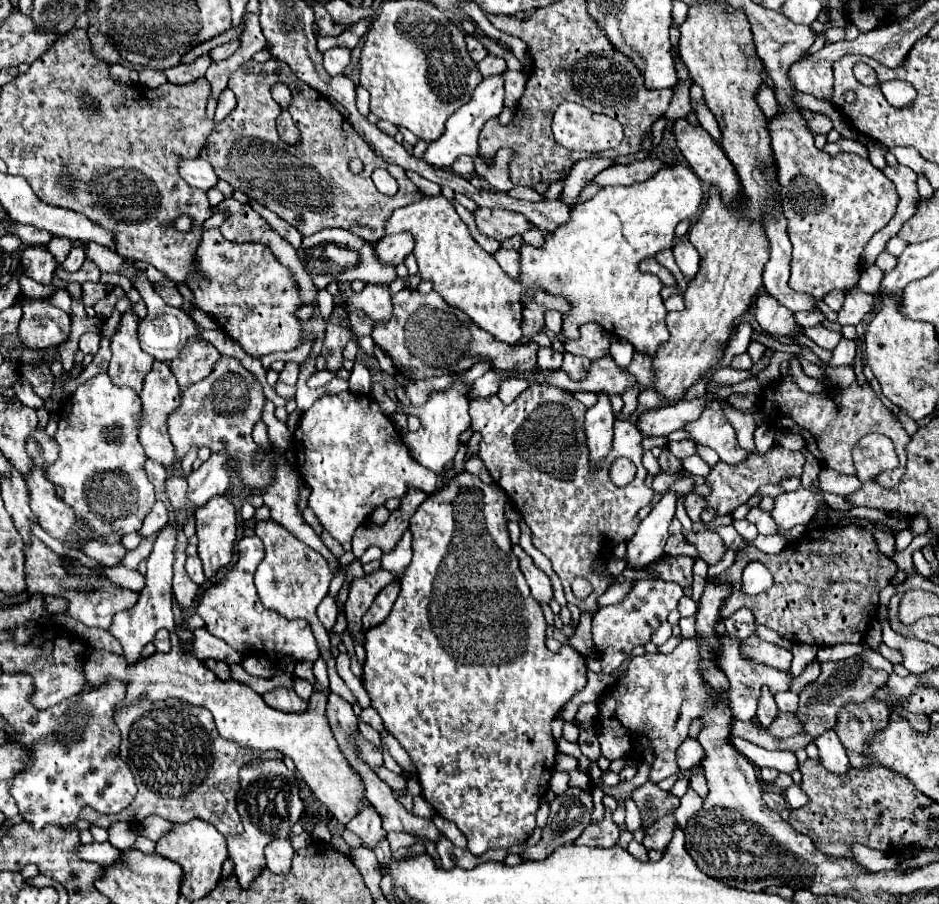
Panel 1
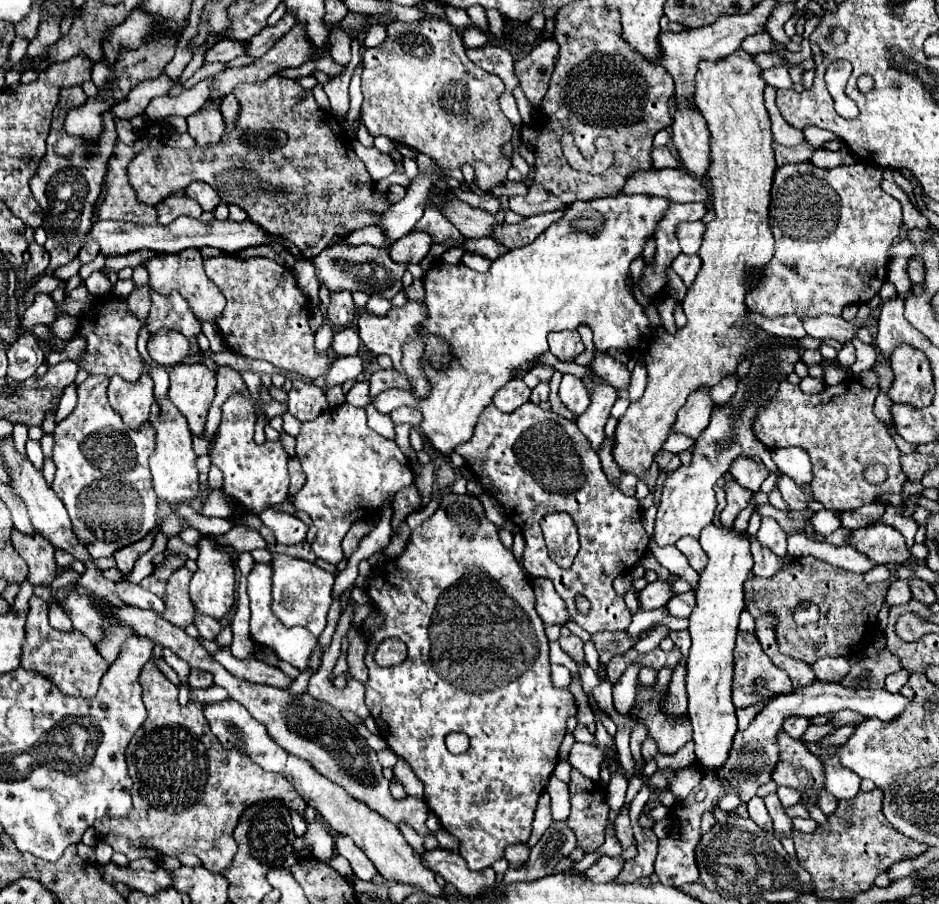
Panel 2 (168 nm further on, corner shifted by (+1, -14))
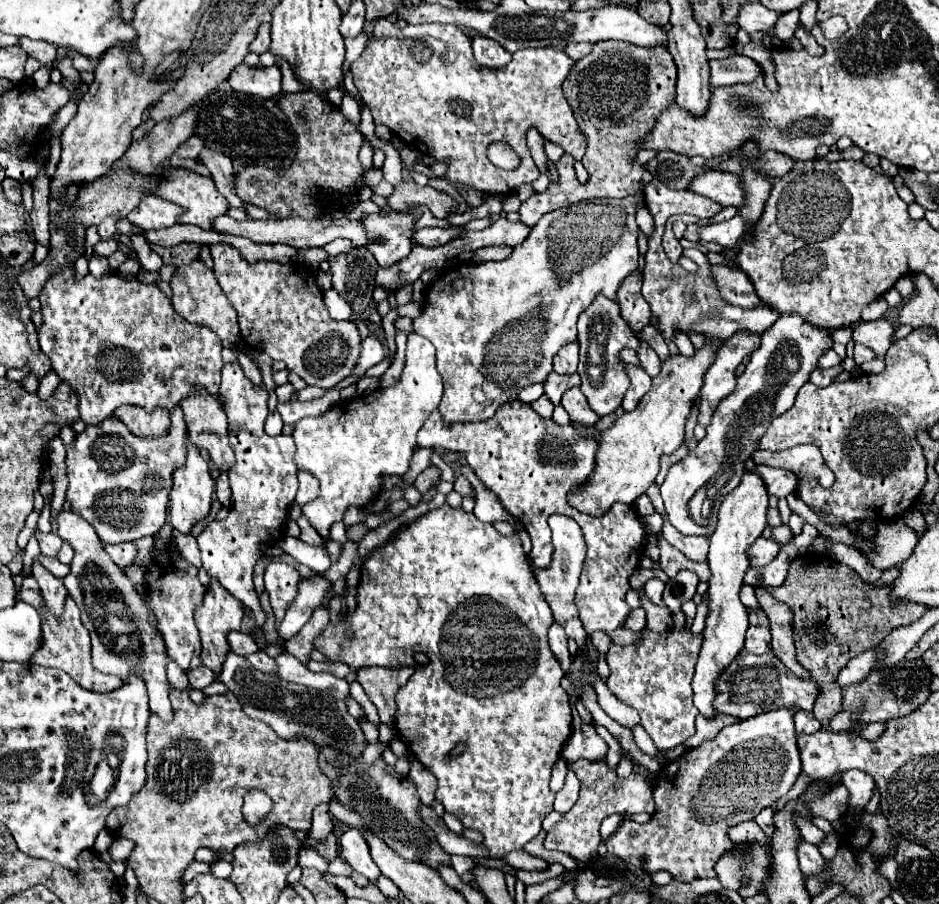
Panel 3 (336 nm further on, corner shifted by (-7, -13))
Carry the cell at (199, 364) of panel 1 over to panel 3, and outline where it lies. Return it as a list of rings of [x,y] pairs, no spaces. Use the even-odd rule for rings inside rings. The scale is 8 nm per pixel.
[[[200,389],[192,397],[186,397],[182,401],[182,411],[188,425],[188,439],[196,443],[198,449],[206,449],[210,453],[210,459],[220,471],[228,471],[234,463],[234,451],[228,445],[228,421],[218,399],[214,395],[208,395],[204,389]]]

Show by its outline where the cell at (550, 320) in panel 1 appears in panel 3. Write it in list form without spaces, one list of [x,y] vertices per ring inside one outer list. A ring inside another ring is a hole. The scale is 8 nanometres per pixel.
[[[570,343],[554,357],[554,371],[560,375],[572,375],[578,367],[578,343]]]

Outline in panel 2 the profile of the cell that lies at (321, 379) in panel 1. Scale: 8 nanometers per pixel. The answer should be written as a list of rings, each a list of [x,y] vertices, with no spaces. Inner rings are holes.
[[[332,386],[332,388],[326,388],[326,400],[330,402],[330,406],[336,406],[336,404],[342,404],[344,402],[344,392],[342,392],[342,386]]]

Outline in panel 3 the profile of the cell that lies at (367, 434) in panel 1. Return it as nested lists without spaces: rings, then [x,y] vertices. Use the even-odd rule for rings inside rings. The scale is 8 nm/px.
[[[410,333],[408,335],[408,347],[406,347],[406,363],[404,371],[396,385],[378,389],[372,395],[356,397],[350,401],[340,401],[330,411],[318,417],[306,417],[296,423],[294,427],[294,441],[296,441],[296,467],[310,471],[320,481],[320,495],[318,499],[310,501],[302,507],[302,513],[310,519],[312,527],[318,531],[320,537],[328,539],[328,529],[332,523],[342,521],[346,509],[350,505],[354,507],[366,507],[372,499],[380,495],[380,483],[386,475],[404,475],[410,465],[410,457],[417,447],[417,433],[428,415],[438,407],[442,399],[442,379],[436,371],[436,359],[434,359],[434,347],[428,339]]]

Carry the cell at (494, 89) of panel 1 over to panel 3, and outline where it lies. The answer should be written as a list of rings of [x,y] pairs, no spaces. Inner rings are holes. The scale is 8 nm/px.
[[[380,211],[370,215],[362,221],[366,227],[366,233],[380,235],[386,241],[384,243],[370,243],[368,251],[376,257],[380,267],[390,267],[392,263],[398,263],[412,251],[410,235],[414,233],[414,219],[410,213],[396,213],[396,211]]]

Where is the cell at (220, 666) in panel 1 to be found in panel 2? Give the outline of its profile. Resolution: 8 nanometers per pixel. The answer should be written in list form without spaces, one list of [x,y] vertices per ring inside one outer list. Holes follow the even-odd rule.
[[[192,670],[190,672],[190,678],[188,678],[188,684],[192,688],[210,688],[210,686],[214,686],[214,680],[212,680],[212,674],[210,672]]]

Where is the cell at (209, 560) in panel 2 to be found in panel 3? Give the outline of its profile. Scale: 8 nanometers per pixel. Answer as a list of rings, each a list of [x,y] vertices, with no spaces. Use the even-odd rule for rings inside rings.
[[[212,579],[210,587],[208,587],[208,593],[204,597],[204,603],[202,603],[202,607],[196,609],[194,619],[196,619],[198,631],[200,631],[200,639],[202,639],[202,653],[200,653],[202,665],[212,669],[216,673],[216,677],[220,675],[220,667],[222,667],[222,663],[226,659],[226,653],[230,651],[226,635],[228,635],[228,631],[238,631],[240,629],[242,617],[244,617],[244,613],[242,613],[240,601],[234,599],[218,581]]]

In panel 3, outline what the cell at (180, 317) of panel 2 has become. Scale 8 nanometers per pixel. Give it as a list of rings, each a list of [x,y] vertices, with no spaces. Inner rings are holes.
[[[72,263],[60,271],[52,271],[38,299],[42,305],[42,327],[38,329],[40,347],[50,357],[52,369],[60,381],[66,381],[74,387],[78,395],[80,417],[86,425],[102,423],[120,405],[138,405],[146,411],[166,409],[172,413],[182,403],[182,399],[198,389],[204,389],[212,395],[218,393],[220,369],[224,365],[220,355],[222,343],[218,335],[180,317],[156,285],[146,285],[136,277],[124,279],[114,271],[102,277],[88,273],[78,279],[76,267]]]

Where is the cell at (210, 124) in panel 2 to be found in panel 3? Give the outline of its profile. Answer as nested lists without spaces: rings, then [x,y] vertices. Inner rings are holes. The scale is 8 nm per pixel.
[[[206,149],[200,153],[200,157],[202,157],[202,163],[210,169],[212,179],[216,183],[216,189],[228,199],[228,203],[232,207],[246,209],[244,201],[236,195],[236,189],[234,189],[234,177],[236,177],[236,173],[234,173],[232,159],[226,157],[226,155],[220,155],[216,151],[206,151]]]

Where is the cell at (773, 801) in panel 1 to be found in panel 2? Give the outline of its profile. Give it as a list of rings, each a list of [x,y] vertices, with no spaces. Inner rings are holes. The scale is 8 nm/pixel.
[[[754,796],[746,806],[748,806],[750,818],[752,818],[760,828],[772,832],[772,826],[774,826],[774,824],[772,824],[772,818],[770,818],[770,814],[768,814],[768,810],[766,810],[764,800],[762,800],[760,796]]]

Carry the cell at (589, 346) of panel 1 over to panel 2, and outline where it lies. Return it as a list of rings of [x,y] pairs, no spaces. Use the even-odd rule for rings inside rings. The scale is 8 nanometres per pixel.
[[[594,350],[594,358],[590,362],[590,368],[594,370],[596,376],[604,378],[608,384],[612,384],[616,390],[626,390],[630,382],[630,372],[622,362],[612,358],[608,352]]]

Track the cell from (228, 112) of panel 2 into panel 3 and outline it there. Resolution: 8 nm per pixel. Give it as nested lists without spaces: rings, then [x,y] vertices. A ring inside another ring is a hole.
[[[240,63],[236,69],[232,69],[228,83],[234,91],[244,91],[258,97],[272,97],[280,93],[280,81],[282,73],[276,65],[272,67],[252,67],[246,63]]]

